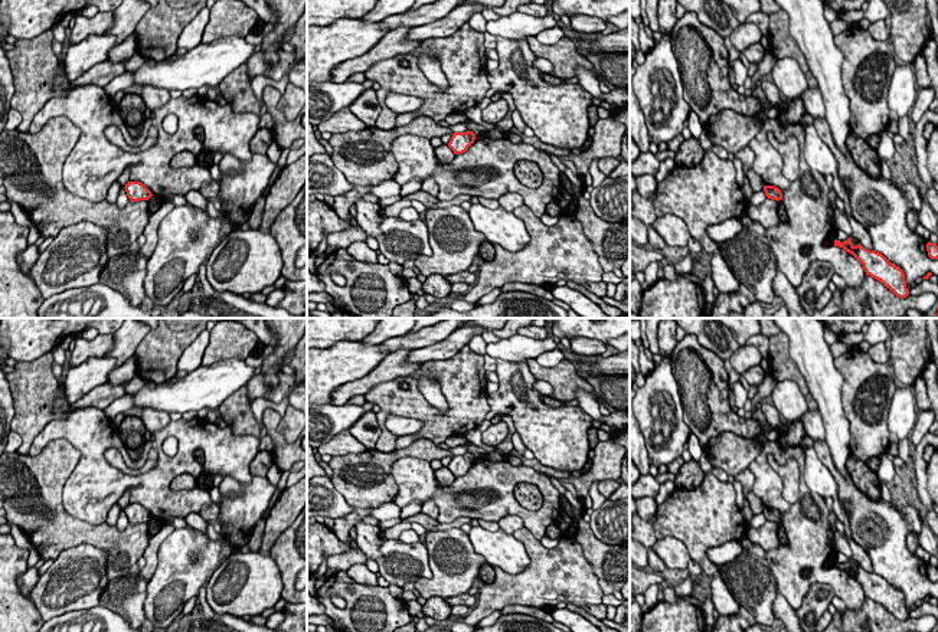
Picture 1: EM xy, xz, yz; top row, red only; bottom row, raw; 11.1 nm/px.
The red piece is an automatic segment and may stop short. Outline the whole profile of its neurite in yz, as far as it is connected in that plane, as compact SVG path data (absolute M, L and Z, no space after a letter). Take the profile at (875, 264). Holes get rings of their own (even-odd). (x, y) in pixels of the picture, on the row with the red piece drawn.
M850 238L844 242L836 239L834 246L852 253L863 265L866 275L880 281L896 297L906 298L909 295L903 271L895 263L890 263L882 253L869 250L860 243L854 246Z

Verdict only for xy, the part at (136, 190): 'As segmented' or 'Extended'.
As segmented

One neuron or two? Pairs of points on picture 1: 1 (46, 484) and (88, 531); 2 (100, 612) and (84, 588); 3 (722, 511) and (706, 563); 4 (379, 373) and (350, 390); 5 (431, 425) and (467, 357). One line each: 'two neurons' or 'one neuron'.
1: one neuron
2: two neurons
3: one neuron
4: one neuron
5: one neuron

